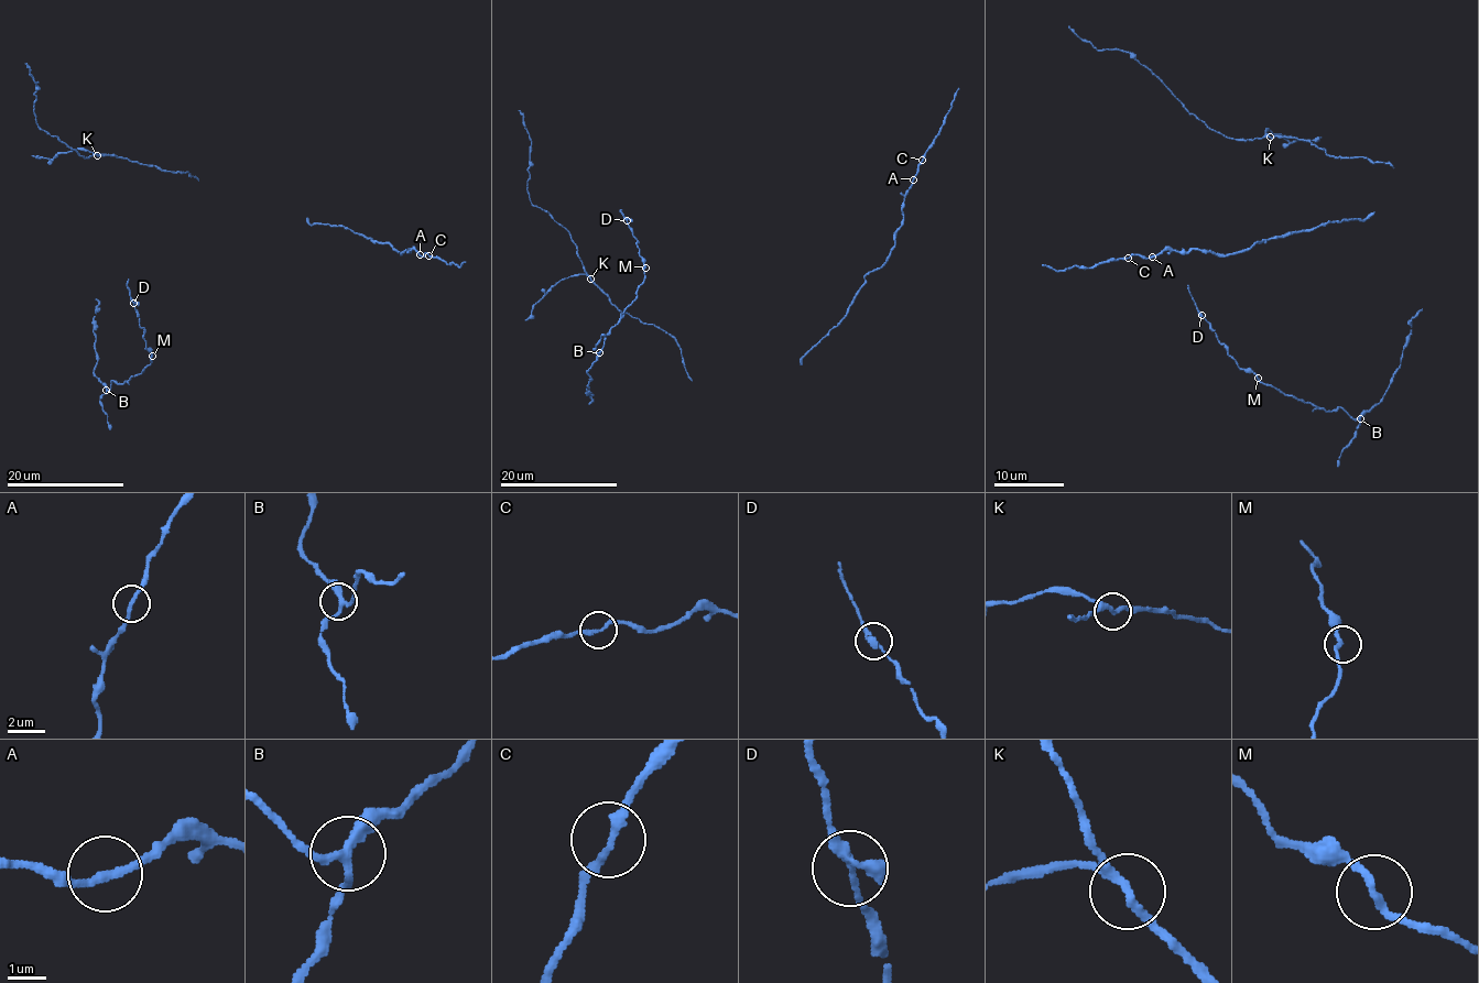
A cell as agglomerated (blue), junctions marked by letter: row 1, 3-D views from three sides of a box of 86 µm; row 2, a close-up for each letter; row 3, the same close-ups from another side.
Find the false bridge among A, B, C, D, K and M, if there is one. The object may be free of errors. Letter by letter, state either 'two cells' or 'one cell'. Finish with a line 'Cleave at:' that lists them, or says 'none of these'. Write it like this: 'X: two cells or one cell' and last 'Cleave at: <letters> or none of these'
A: one cell
B: one cell
C: one cell
D: one cell
K: one cell
M: one cell
Cleave at: none of these

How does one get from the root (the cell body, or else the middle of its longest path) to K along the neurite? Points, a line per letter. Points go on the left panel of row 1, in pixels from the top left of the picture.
K: (141, 164), (97, 155)

